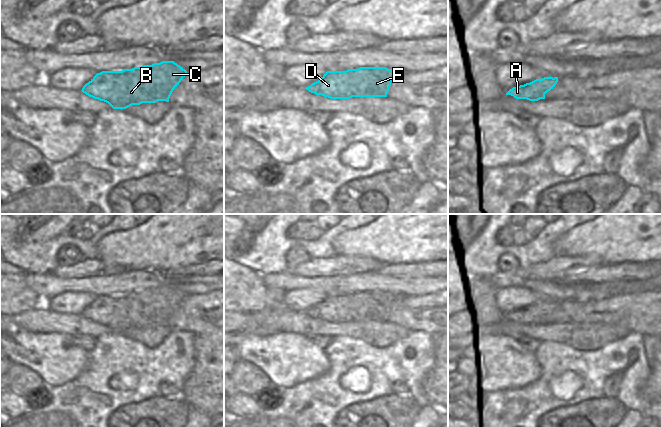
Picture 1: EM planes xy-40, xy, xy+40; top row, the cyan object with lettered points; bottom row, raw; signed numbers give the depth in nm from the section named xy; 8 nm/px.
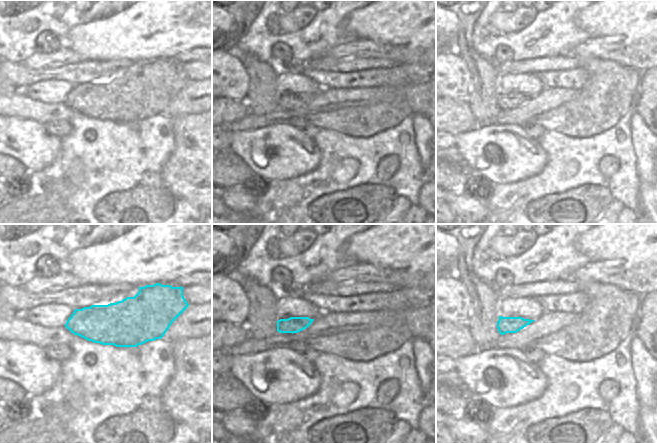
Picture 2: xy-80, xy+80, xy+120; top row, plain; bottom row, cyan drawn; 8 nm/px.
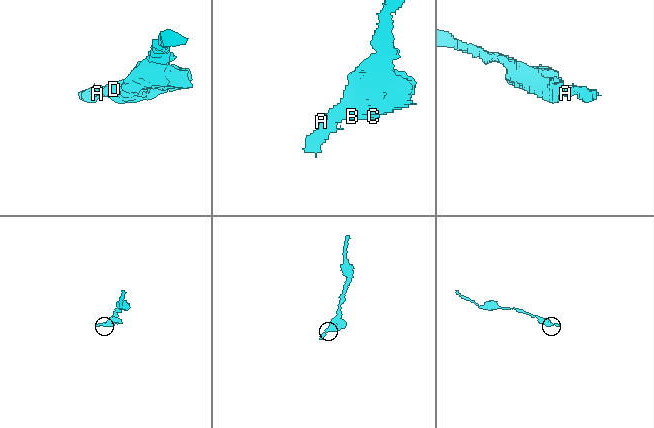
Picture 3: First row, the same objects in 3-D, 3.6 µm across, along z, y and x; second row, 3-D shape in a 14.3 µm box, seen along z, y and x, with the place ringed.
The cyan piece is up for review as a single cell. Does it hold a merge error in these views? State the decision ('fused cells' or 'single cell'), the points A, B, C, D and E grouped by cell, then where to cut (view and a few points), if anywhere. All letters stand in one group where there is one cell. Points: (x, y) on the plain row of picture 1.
single cell; A B C D E; no cut

